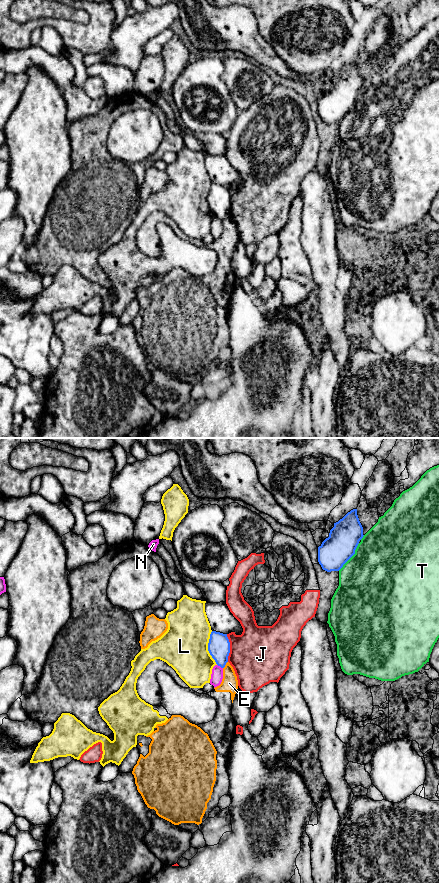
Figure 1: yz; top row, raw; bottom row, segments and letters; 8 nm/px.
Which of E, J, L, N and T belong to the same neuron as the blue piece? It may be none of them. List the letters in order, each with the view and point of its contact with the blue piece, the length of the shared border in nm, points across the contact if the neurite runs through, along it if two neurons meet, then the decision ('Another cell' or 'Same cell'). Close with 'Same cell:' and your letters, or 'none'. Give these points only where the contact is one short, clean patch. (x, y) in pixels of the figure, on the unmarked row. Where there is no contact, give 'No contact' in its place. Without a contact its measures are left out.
E: Touches blue at yz (225, 216). Shared border 70 nm. Boundary: yz (227, 213), (223, 220). Another cell
J: Touches blue at yz (229, 200). Shared border 220 nm. Another cell
L: Touches blue at yz (208, 200). Shared border 280 nm. Another cell
N: Touches blue at yz (220, 218). Shared border 60 nm. Another cell
T: Touches blue at yz (351, 108). Shared border 280 nm. Another cell
Same cell: none

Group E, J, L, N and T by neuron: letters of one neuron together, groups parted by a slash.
E / J / L / N / T

